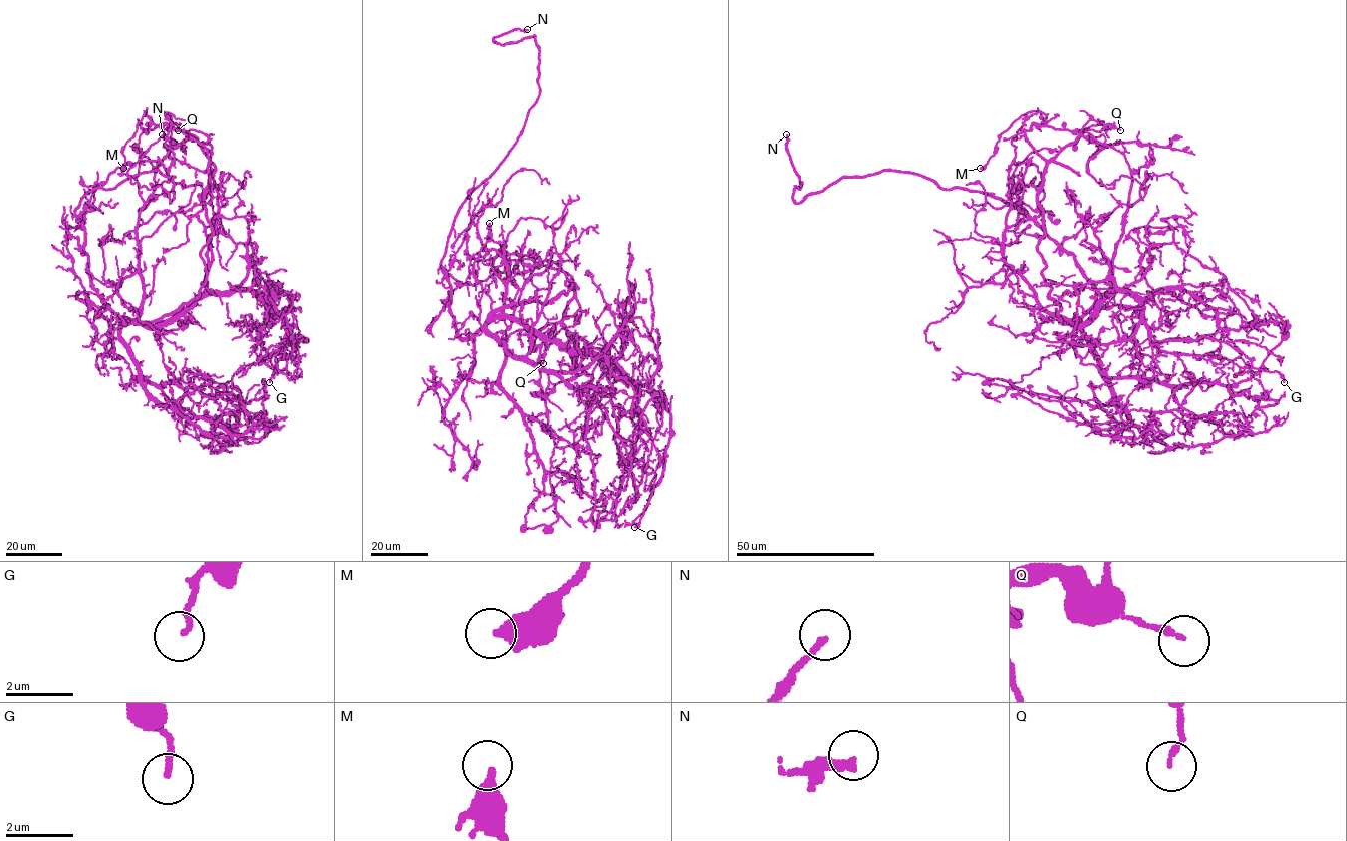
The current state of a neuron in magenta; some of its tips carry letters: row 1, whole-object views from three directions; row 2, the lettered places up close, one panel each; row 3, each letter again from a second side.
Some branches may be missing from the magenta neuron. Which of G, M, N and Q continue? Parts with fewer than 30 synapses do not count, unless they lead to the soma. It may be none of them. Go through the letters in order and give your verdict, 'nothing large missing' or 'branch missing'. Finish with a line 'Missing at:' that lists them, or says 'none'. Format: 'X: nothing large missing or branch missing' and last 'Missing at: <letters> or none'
G: nothing large missing
M: nothing large missing
N: branch missing
Q: nothing large missing
Missing at: N

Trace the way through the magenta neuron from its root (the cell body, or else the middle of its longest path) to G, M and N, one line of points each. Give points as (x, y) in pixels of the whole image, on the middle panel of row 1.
G: (458, 333), (520, 320), (571, 353), (608, 357), (661, 397), (664, 470), (634, 527)
M: (458, 333), (470, 338), (513, 304), (553, 301), (567, 280), (577, 287), (546, 268), (519, 289), (489, 223)
N: (458, 333), (441, 262), (460, 206), (506, 156), (539, 95), (534, 36), (502, 44), (493, 39), (527, 29)

